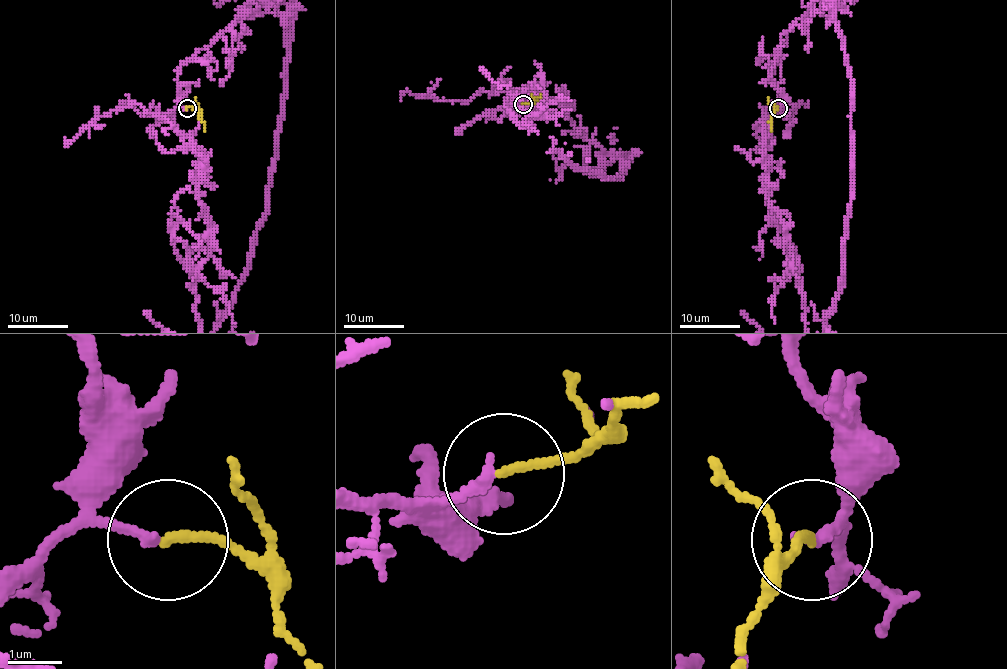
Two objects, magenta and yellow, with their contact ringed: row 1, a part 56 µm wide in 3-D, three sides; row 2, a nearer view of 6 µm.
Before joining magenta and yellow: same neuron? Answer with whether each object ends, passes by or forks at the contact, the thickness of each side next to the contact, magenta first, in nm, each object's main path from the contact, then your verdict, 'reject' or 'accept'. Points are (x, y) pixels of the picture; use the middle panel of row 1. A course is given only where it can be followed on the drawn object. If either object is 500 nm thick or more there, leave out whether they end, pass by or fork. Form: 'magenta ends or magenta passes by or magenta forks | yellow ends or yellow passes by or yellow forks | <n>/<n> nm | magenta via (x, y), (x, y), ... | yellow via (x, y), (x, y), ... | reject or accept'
magenta ends | yellow ends | 190/170 nm | yellow via (523, 104), (529, 104), (540, 96) | accept

